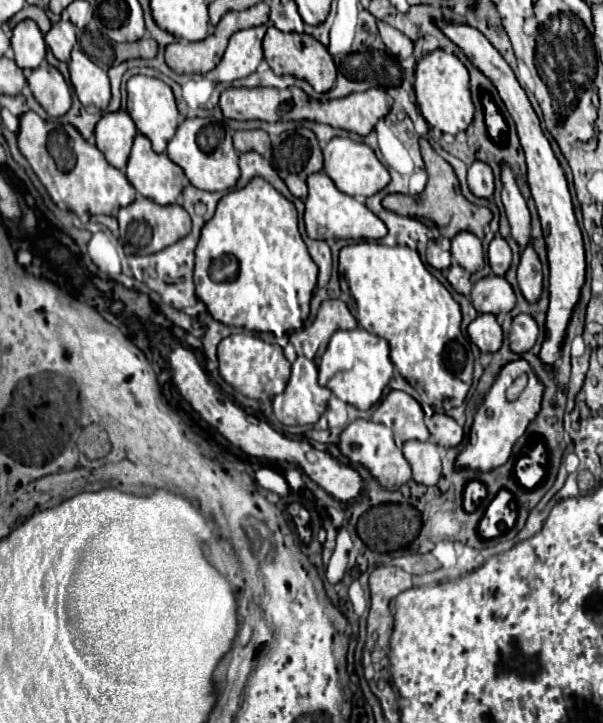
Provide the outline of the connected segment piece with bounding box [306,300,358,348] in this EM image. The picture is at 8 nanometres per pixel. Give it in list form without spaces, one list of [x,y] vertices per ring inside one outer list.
[[[324,300],[320,304],[316,320],[310,328],[306,328],[306,332],[320,342],[320,348],[326,348],[330,336],[336,330],[352,330],[356,326],[358,322],[354,320],[354,316],[342,300]]]

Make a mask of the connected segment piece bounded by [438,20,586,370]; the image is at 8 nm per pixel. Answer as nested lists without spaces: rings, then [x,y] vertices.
[[[442,20],[438,22],[438,26],[468,56],[468,60],[496,86],[502,102],[506,104],[510,116],[514,118],[518,138],[520,138],[520,146],[524,150],[526,164],[528,164],[528,184],[530,184],[530,190],[532,190],[532,198],[536,202],[536,210],[538,210],[538,216],[540,216],[540,222],[542,222],[544,240],[546,240],[546,246],[548,246],[550,306],[548,306],[548,314],[546,314],[546,340],[544,340],[542,350],[540,350],[540,360],[542,360],[542,364],[546,364],[554,370],[554,362],[560,358],[560,350],[562,350],[562,342],[564,342],[564,336],[566,336],[568,322],[570,322],[574,306],[580,298],[580,288],[584,284],[584,270],[586,270],[582,232],[580,232],[578,222],[574,218],[574,208],[572,208],[566,176],[564,176],[564,172],[562,172],[562,168],[560,168],[560,164],[558,164],[558,160],[556,160],[556,156],[550,148],[548,138],[542,134],[540,120],[538,120],[536,112],[532,110],[526,92],[518,84],[512,68],[506,64],[506,60],[500,56],[500,52],[488,42],[488,38],[482,32],[476,32],[476,28],[472,28],[472,26],[446,24]]]

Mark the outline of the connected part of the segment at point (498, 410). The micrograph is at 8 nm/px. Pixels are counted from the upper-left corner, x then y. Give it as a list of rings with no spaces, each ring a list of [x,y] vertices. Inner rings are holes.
[[[514,360],[510,364],[506,364],[500,372],[500,376],[496,378],[496,382],[492,384],[490,392],[486,394],[482,406],[478,408],[476,416],[474,416],[474,424],[470,430],[470,440],[466,444],[466,448],[458,454],[456,458],[456,470],[462,468],[472,468],[472,470],[480,470],[480,472],[490,472],[498,466],[502,466],[510,454],[512,454],[512,446],[516,444],[516,440],[524,434],[524,430],[528,428],[528,424],[534,420],[534,416],[540,410],[540,402],[542,402],[542,384],[536,378],[536,374],[532,372],[530,364],[526,360]],[[518,376],[526,376],[528,384],[522,390],[522,394],[518,396],[518,400],[508,400],[506,398],[506,390],[512,386],[512,382]]]

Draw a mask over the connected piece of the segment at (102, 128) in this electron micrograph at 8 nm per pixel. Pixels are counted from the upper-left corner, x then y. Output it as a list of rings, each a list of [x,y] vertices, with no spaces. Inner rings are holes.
[[[118,110],[104,114],[94,130],[96,146],[104,154],[104,158],[118,170],[124,170],[128,162],[128,154],[132,148],[132,140],[136,136],[136,126],[126,111]]]

